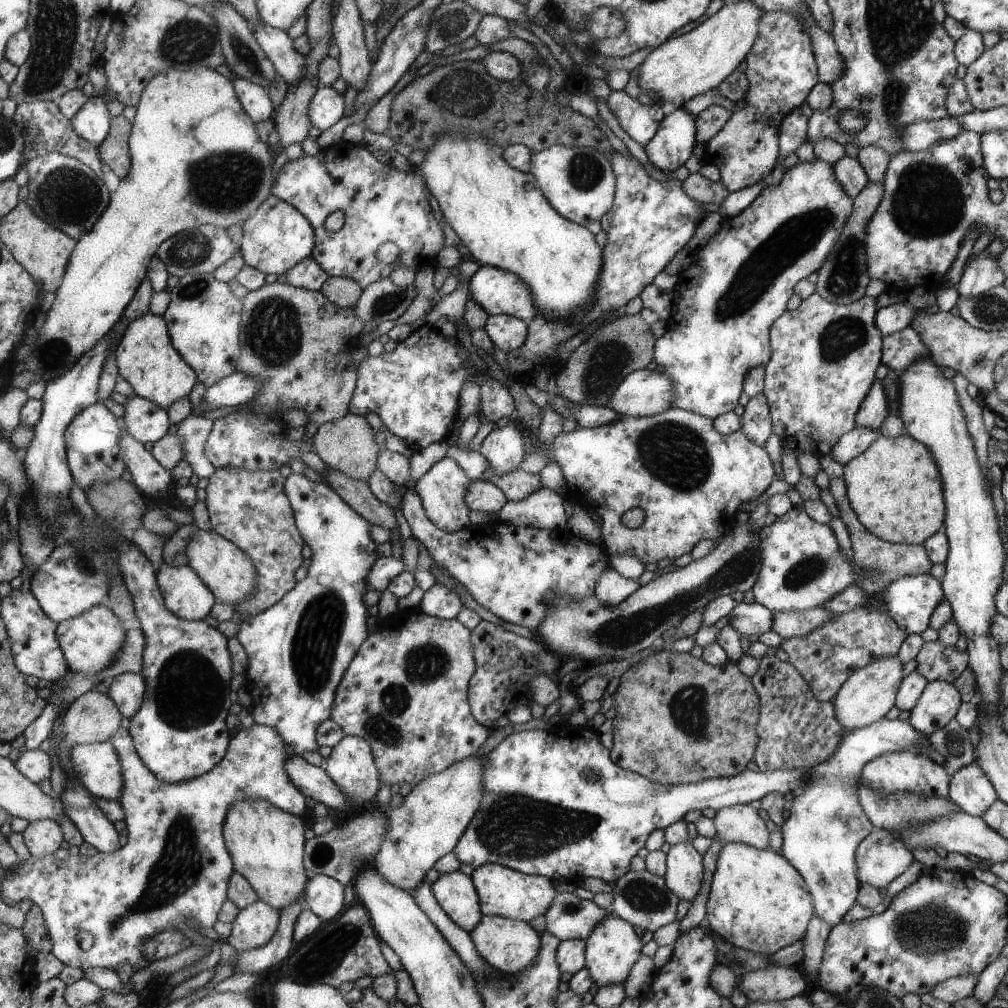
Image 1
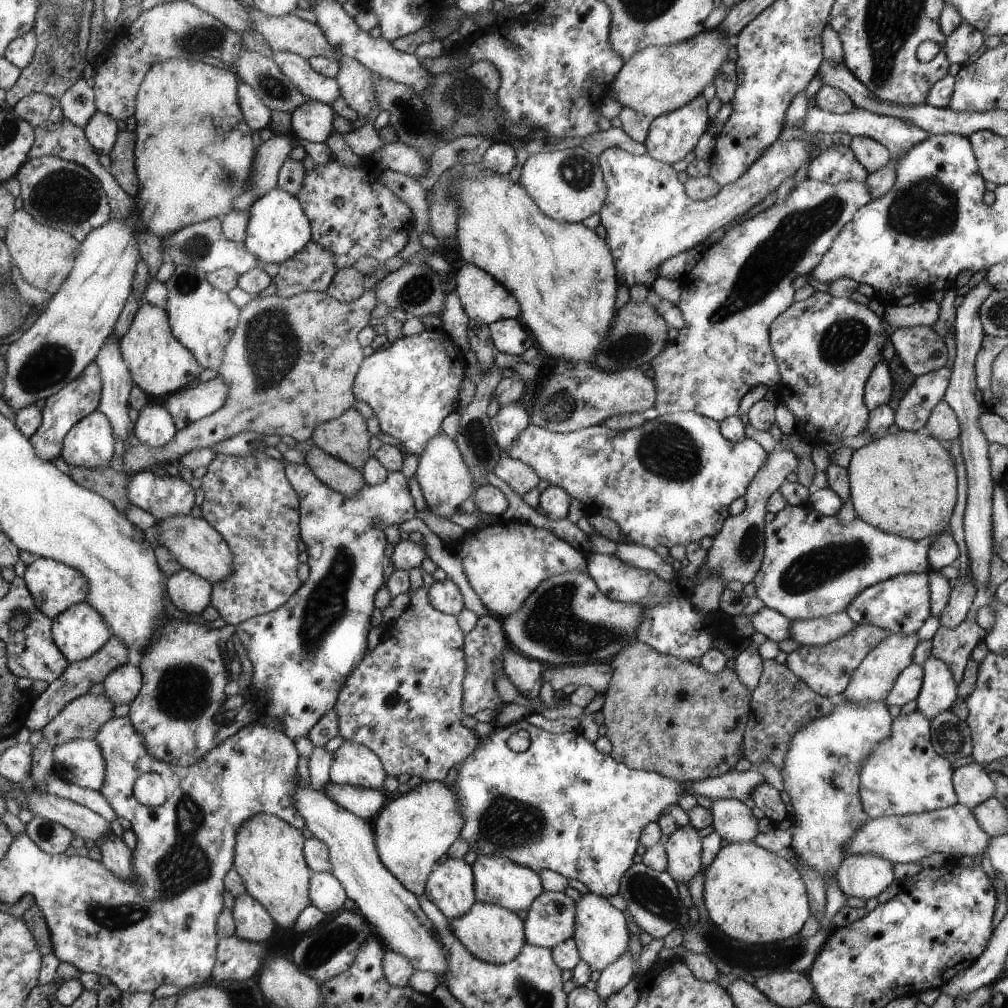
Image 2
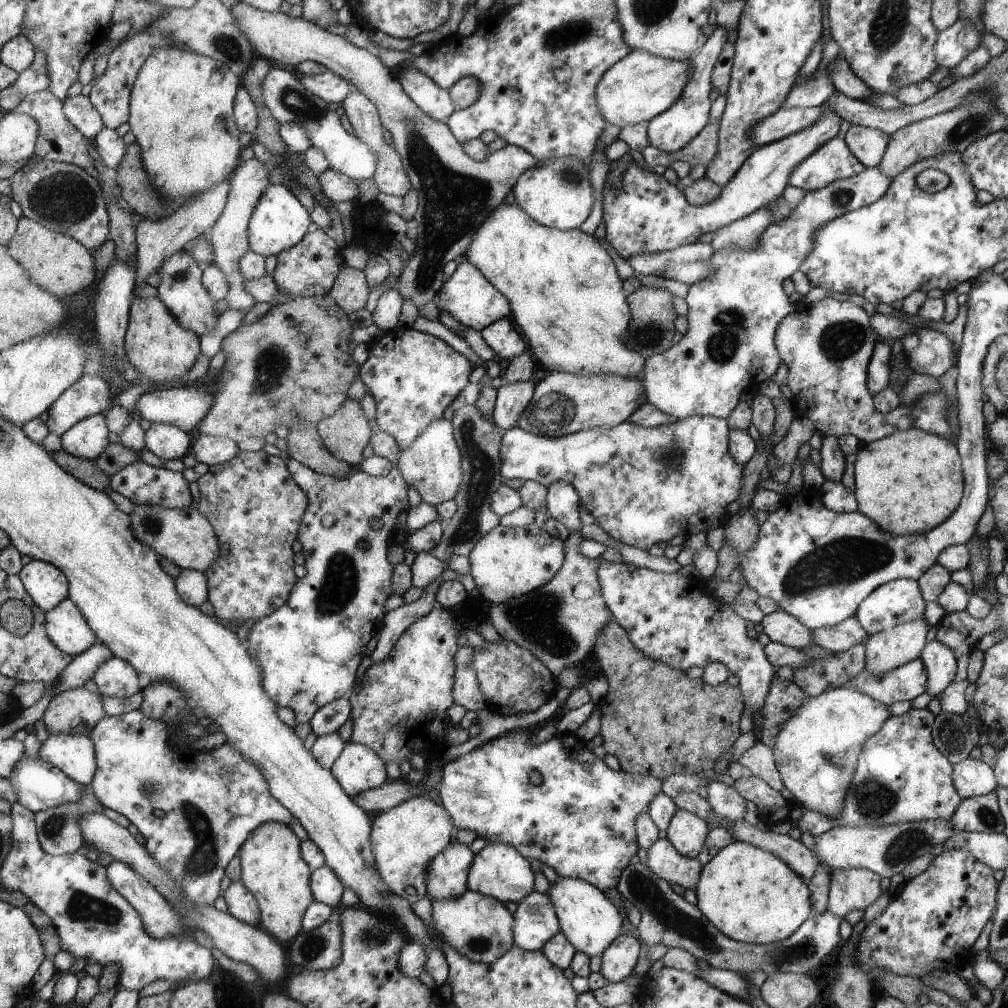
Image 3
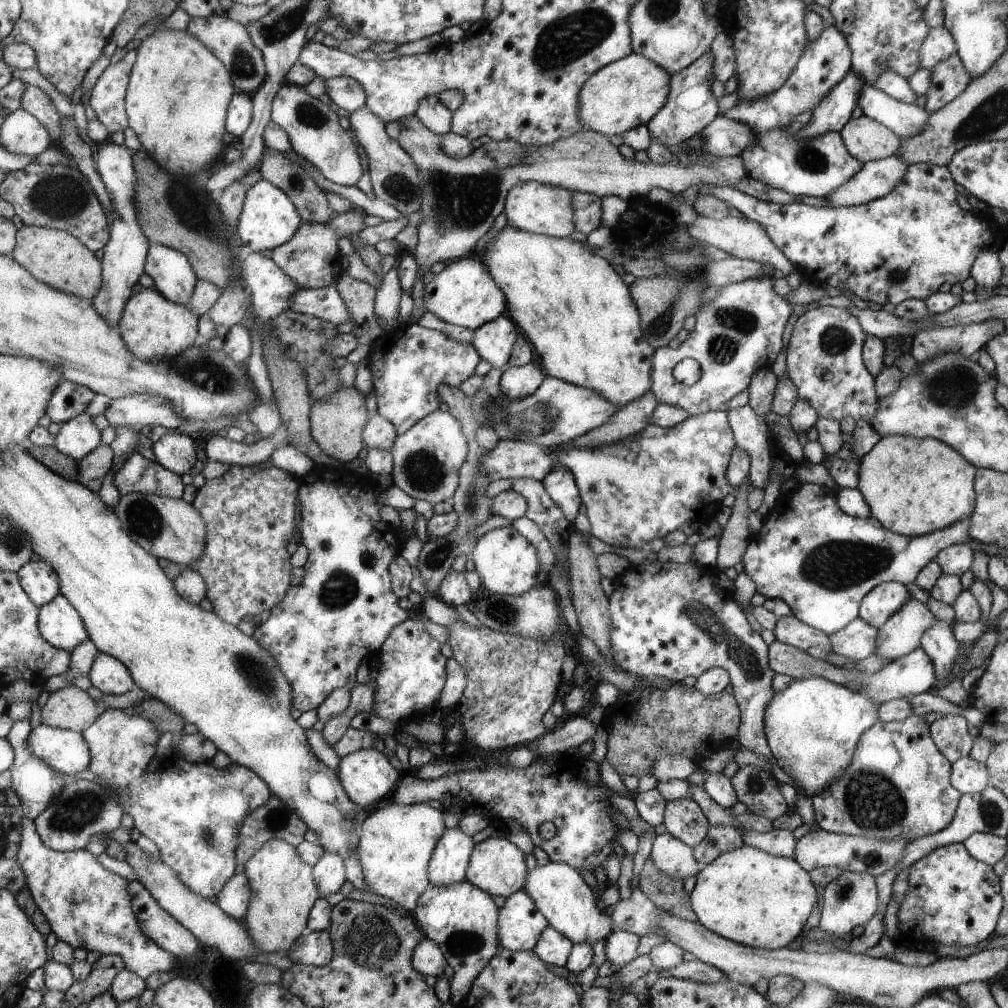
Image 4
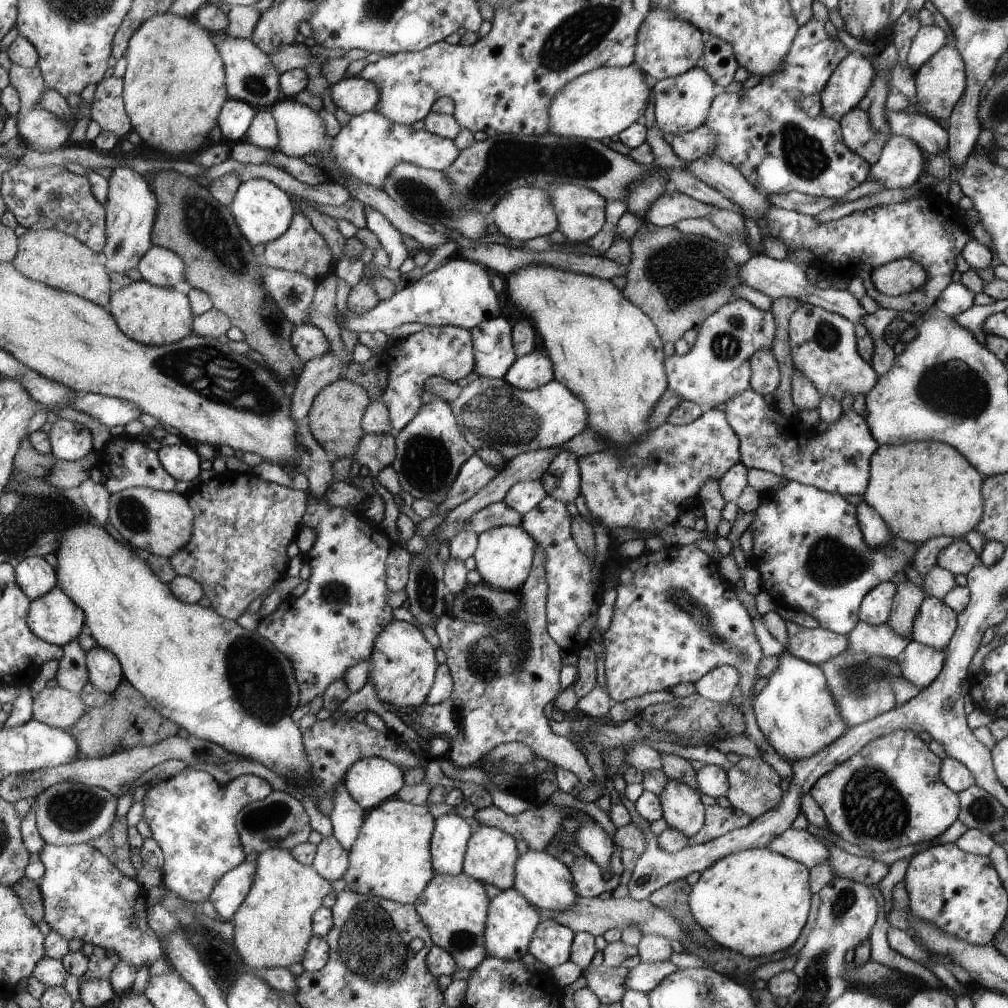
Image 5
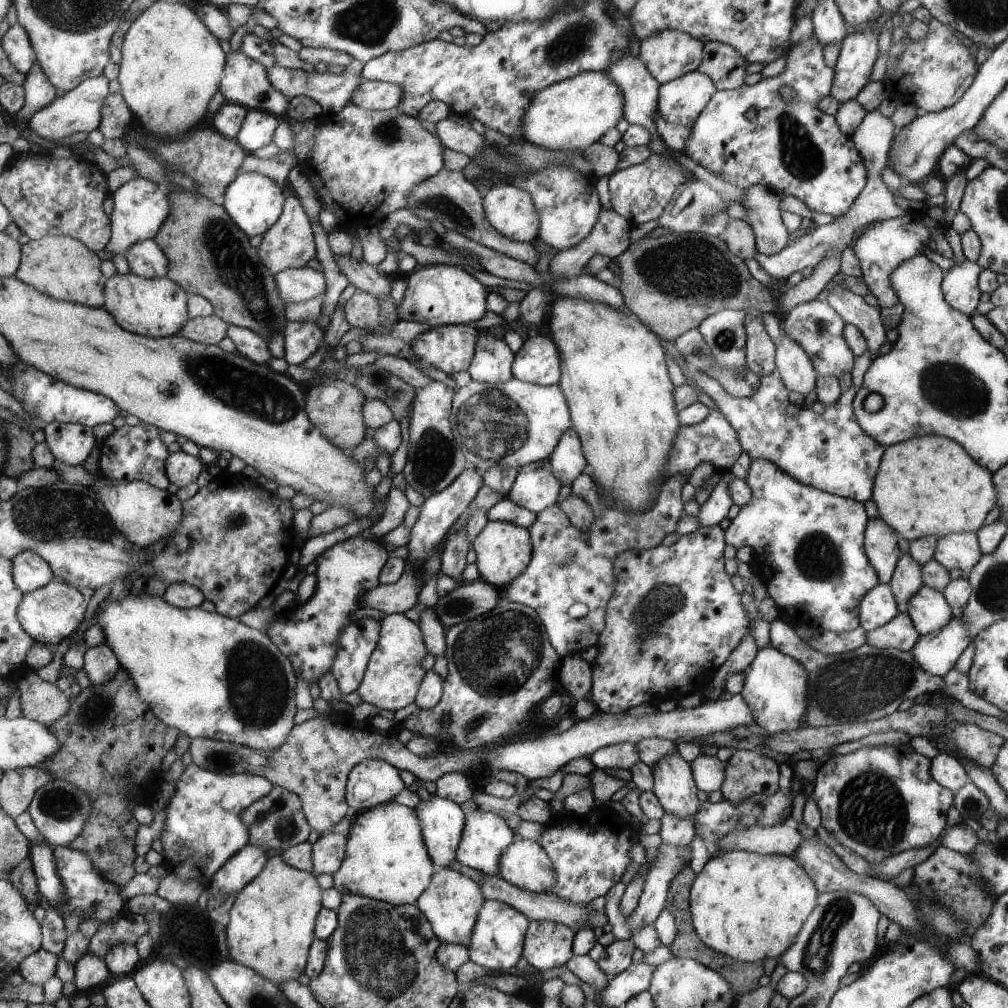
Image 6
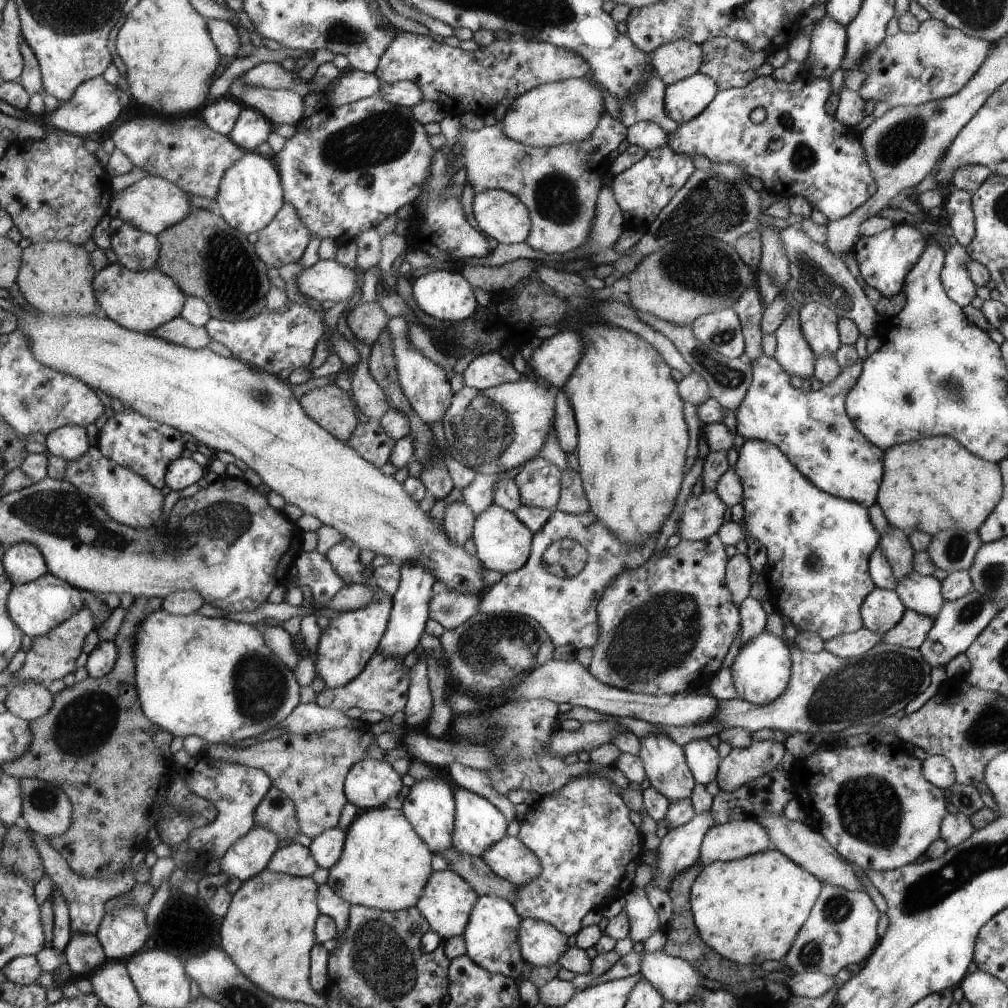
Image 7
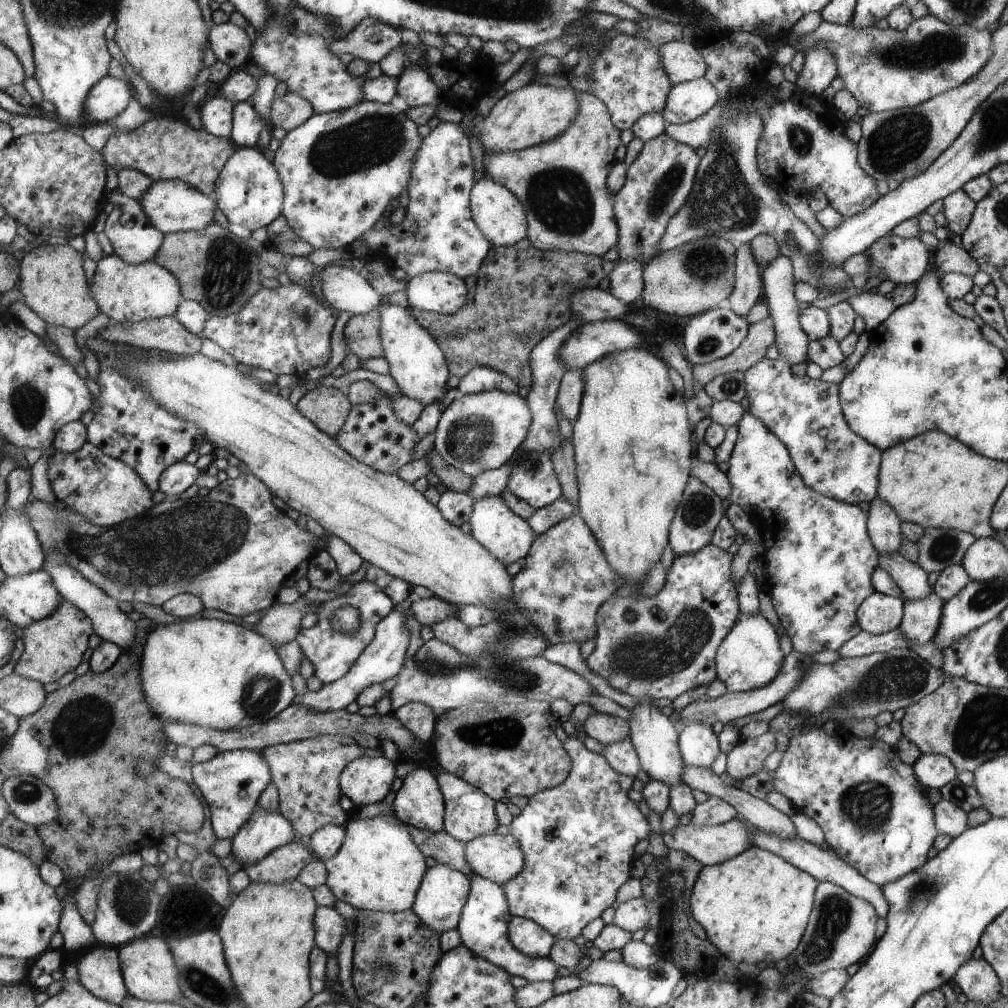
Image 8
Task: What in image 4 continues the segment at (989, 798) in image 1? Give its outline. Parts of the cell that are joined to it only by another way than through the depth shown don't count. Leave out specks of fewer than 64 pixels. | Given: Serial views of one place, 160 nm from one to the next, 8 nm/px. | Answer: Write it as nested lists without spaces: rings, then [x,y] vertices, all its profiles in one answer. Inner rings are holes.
[[[961,757],[950,763],[950,782],[961,794],[979,794],[989,786],[990,773],[984,763]]]

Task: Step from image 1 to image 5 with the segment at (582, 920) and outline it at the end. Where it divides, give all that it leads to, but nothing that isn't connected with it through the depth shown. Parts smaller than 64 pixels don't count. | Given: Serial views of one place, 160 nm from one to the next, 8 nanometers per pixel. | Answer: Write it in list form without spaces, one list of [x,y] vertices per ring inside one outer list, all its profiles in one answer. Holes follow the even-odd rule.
[[[513,887],[501,891],[490,904],[490,913],[487,919],[486,947],[488,956],[503,960],[519,961],[529,952],[530,940],[539,921],[543,920],[538,911],[523,898],[522,894]]]

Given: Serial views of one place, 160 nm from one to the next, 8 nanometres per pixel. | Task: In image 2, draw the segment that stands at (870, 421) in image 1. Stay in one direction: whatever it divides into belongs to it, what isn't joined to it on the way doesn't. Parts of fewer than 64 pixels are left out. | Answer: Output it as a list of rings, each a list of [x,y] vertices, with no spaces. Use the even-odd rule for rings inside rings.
[[[884,360],[878,362],[871,369],[870,376],[867,377],[865,393],[863,398],[864,405],[868,412],[877,405],[887,405],[892,393],[892,380],[888,369],[888,363]]]

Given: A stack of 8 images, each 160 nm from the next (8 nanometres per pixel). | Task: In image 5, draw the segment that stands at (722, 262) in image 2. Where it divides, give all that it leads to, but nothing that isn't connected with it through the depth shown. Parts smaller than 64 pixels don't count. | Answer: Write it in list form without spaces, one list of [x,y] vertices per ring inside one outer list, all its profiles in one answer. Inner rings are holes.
[[[892,135],[877,162],[870,164],[867,179],[875,179],[887,189],[909,187],[925,169],[924,156],[911,139]],[[732,299],[719,307],[697,327],[696,339],[682,355],[674,354],[664,361],[667,387],[683,401],[691,401],[705,409],[725,403],[727,399],[743,392],[750,386],[750,358],[759,349],[771,350],[776,324],[771,310],[763,311],[744,299]]]

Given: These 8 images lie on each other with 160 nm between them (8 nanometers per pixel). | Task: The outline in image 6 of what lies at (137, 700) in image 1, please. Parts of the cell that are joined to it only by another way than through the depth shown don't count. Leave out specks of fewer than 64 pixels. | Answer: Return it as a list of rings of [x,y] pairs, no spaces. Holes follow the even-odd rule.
[[[107,642],[85,652],[83,668],[92,684],[102,685],[113,680],[121,667],[119,657]]]

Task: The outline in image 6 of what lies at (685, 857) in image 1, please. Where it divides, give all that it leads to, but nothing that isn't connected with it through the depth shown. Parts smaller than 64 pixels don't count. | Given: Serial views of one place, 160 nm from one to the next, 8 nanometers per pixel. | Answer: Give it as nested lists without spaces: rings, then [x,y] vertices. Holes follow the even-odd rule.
[[[677,756],[664,757],[652,768],[653,794],[665,813],[679,818],[698,812],[697,790],[690,764]]]

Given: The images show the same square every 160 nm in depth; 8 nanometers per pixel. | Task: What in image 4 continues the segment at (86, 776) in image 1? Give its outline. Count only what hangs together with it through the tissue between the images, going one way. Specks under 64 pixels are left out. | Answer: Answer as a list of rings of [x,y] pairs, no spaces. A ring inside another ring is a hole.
[[[41,724],[30,734],[32,749],[57,771],[74,775],[92,764],[90,744],[83,733]]]

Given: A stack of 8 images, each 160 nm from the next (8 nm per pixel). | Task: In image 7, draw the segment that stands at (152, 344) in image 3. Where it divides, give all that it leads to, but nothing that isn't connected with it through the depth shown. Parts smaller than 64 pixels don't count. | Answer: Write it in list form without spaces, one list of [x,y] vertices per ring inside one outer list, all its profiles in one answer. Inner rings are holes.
[[[120,262],[108,264],[94,278],[103,314],[121,326],[140,333],[154,333],[160,326],[182,316],[187,296],[179,283],[159,269],[132,271]]]

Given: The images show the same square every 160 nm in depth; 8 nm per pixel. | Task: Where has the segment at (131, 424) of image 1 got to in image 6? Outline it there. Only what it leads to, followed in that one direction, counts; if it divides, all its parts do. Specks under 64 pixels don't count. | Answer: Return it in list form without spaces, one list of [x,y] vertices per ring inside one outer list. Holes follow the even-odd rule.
[[[181,450],[171,453],[167,461],[169,478],[179,488],[195,482],[206,468],[207,465],[198,456],[191,456]]]

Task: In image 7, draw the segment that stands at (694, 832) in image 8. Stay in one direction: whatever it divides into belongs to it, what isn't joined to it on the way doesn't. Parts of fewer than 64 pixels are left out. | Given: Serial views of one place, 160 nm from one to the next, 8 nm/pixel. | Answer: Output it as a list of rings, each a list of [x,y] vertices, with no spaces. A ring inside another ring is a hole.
[[[734,815],[726,823],[713,825],[705,831],[700,844],[698,861],[702,865],[710,865],[713,861],[734,861],[771,848],[773,846],[766,827],[753,819],[743,819]]]

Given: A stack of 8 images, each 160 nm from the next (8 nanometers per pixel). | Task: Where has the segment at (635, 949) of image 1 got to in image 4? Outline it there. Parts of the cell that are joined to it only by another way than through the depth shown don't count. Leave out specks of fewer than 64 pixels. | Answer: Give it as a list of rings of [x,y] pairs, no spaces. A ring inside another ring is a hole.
[[[549,861],[543,866],[527,873],[525,890],[534,899],[535,906],[546,917],[547,922],[561,934],[566,935],[571,942],[589,943],[591,946],[597,940],[604,939],[613,930],[613,922],[607,912],[595,910],[597,900],[593,889],[589,888],[579,871],[563,863]]]

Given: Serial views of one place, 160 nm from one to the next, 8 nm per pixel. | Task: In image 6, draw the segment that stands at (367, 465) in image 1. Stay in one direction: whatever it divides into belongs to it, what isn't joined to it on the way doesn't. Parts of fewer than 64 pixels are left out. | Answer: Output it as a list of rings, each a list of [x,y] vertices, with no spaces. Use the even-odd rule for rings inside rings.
[[[325,379],[306,392],[306,397],[307,404],[304,409],[309,416],[309,422],[313,422],[313,426],[318,426],[335,446],[350,452],[366,443],[365,434],[368,426],[364,419],[363,407],[368,398],[357,385],[339,379]]]

